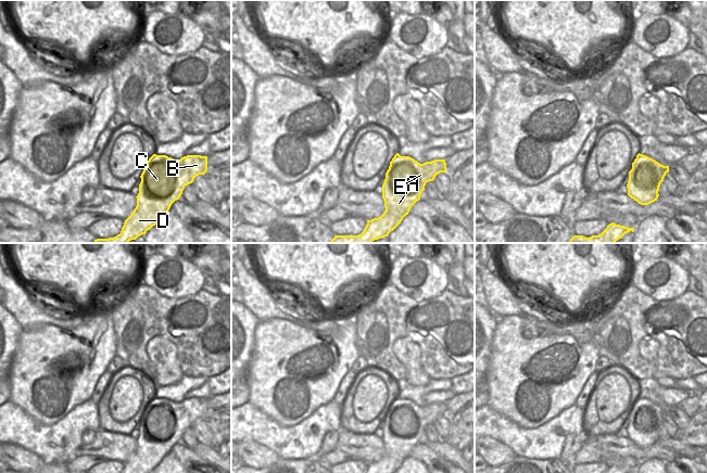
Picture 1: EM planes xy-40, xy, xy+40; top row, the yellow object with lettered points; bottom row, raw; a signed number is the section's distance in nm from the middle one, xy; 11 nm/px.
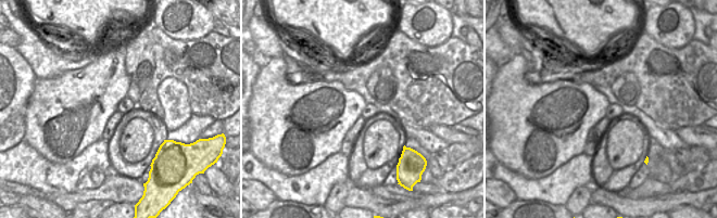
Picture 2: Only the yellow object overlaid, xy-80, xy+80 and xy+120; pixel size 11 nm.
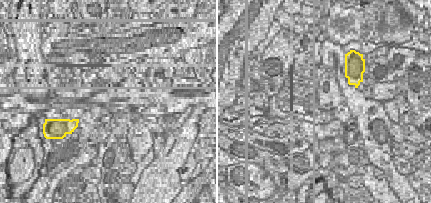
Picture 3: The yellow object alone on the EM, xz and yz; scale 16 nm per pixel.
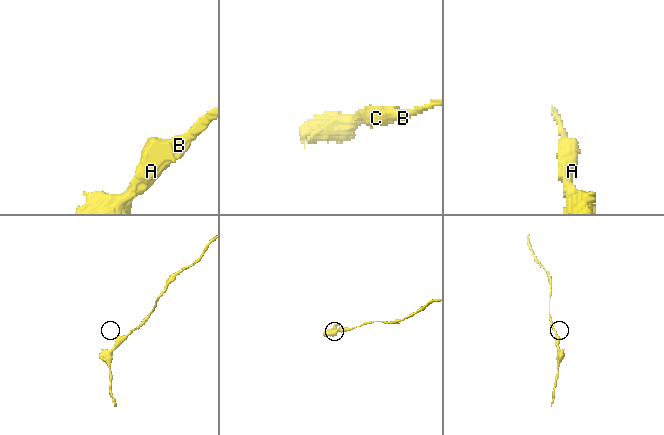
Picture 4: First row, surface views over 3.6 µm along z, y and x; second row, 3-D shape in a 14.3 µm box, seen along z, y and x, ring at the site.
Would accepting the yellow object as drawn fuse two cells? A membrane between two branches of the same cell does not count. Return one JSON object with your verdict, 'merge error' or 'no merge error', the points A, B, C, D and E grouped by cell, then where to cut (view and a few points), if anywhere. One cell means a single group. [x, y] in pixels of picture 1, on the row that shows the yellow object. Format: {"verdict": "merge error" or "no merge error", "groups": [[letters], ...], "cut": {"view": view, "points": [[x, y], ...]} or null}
{"verdict": "no merge error", "groups": [["A", "B", "C", "D", "E"]], "cut": null}

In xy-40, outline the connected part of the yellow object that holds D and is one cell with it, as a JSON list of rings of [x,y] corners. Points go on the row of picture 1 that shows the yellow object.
[[[153,154],[140,176],[137,206],[125,220],[119,234],[109,239],[97,239],[93,243],[128,243],[138,236],[146,234],[167,213],[172,204],[179,200],[186,186],[193,182],[199,175],[207,171],[207,156],[187,155],[180,159],[174,159],[166,155]]]

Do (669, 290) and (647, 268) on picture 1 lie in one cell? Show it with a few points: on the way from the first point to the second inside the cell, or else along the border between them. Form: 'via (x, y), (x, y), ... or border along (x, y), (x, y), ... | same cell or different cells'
via (667, 283), (654, 272) | same cell

